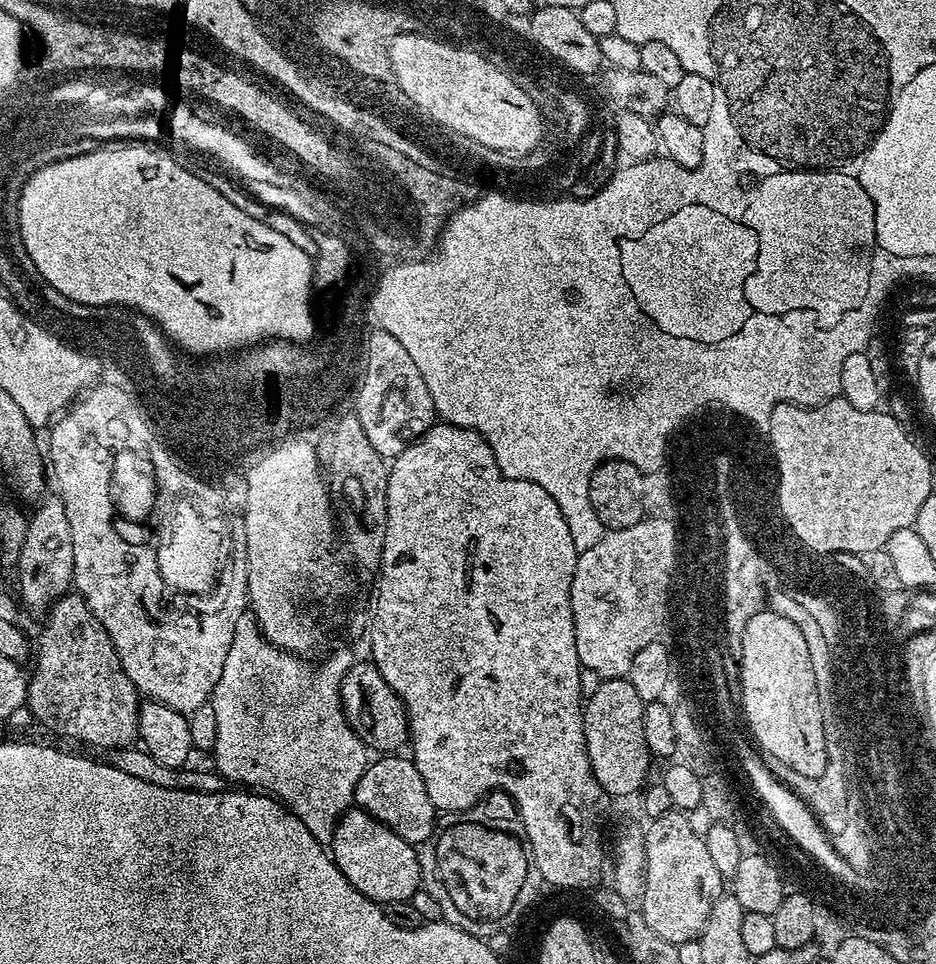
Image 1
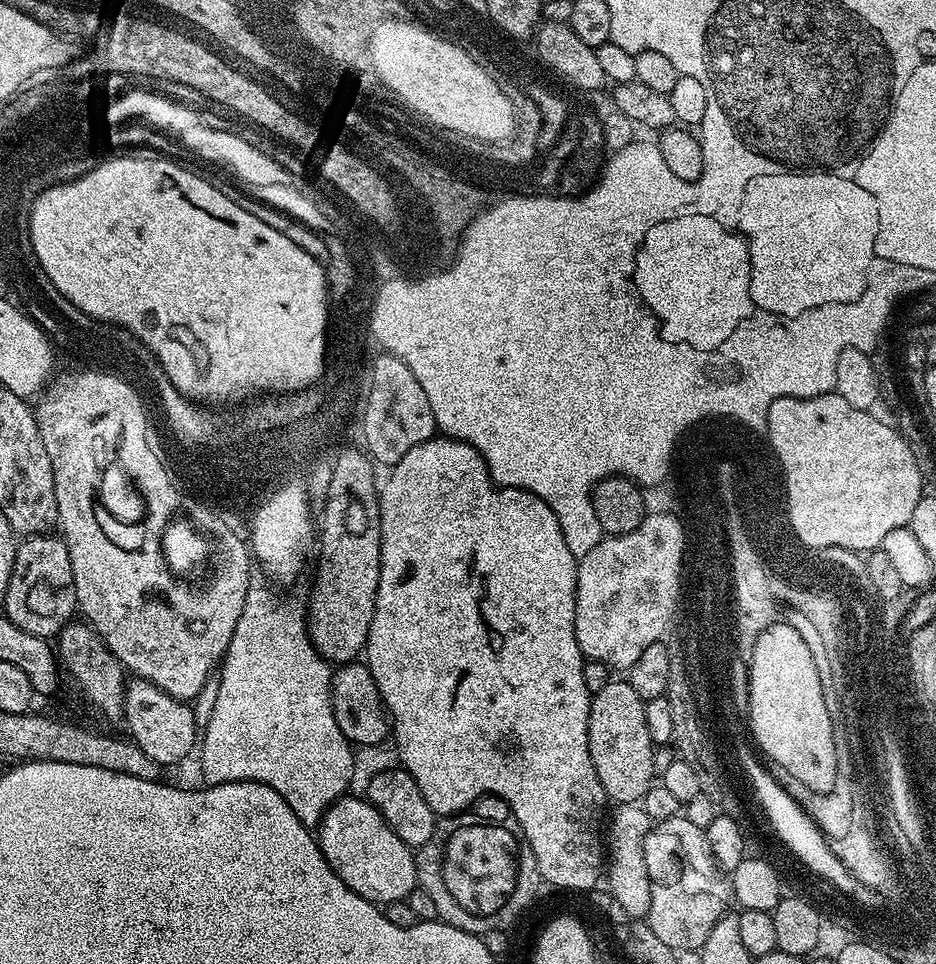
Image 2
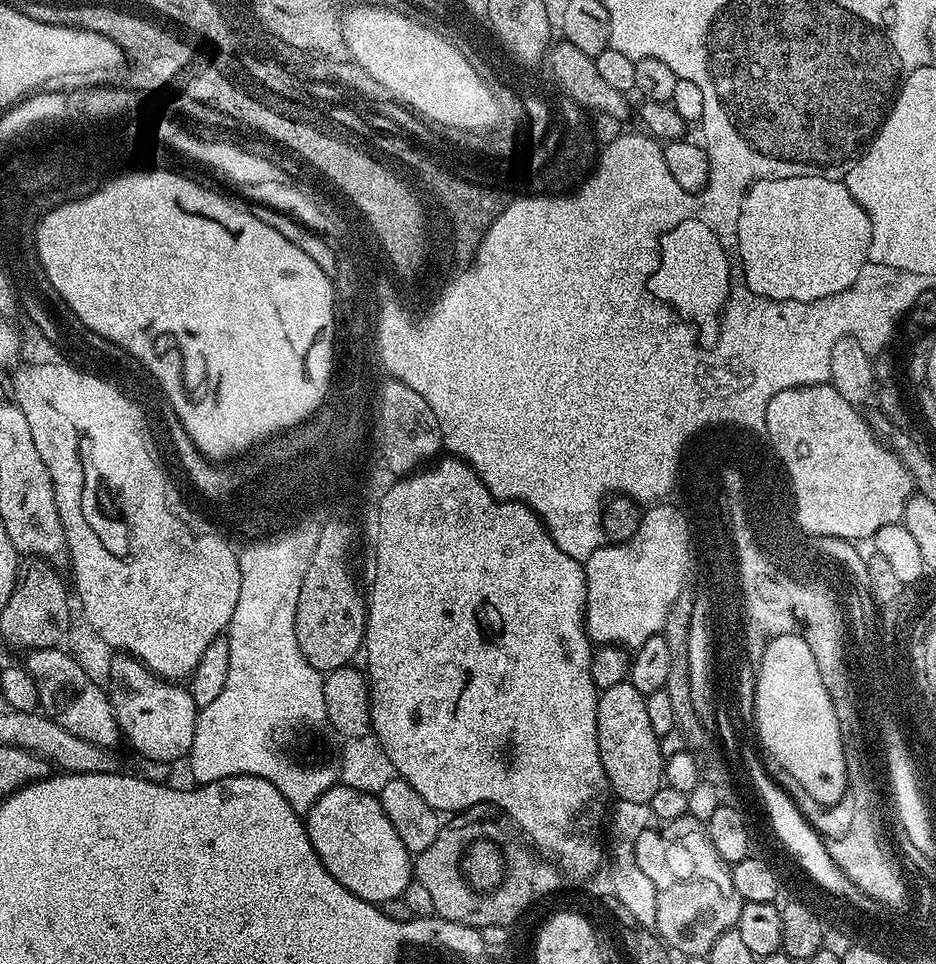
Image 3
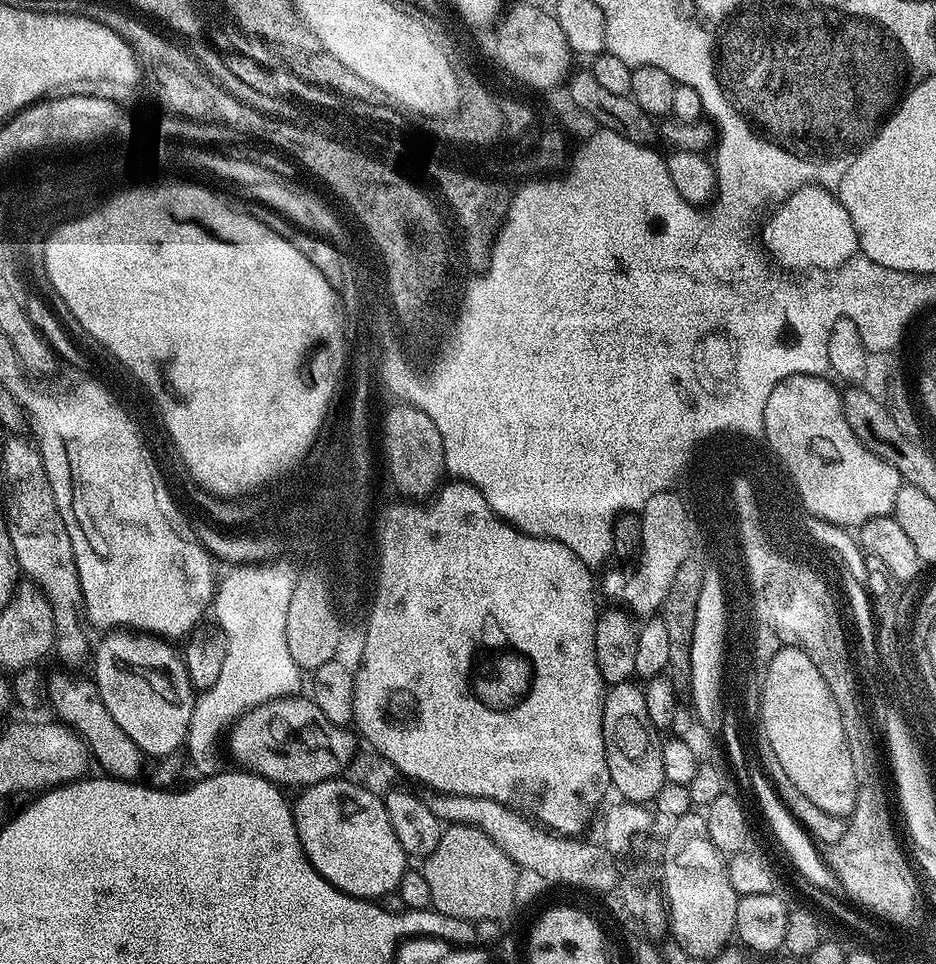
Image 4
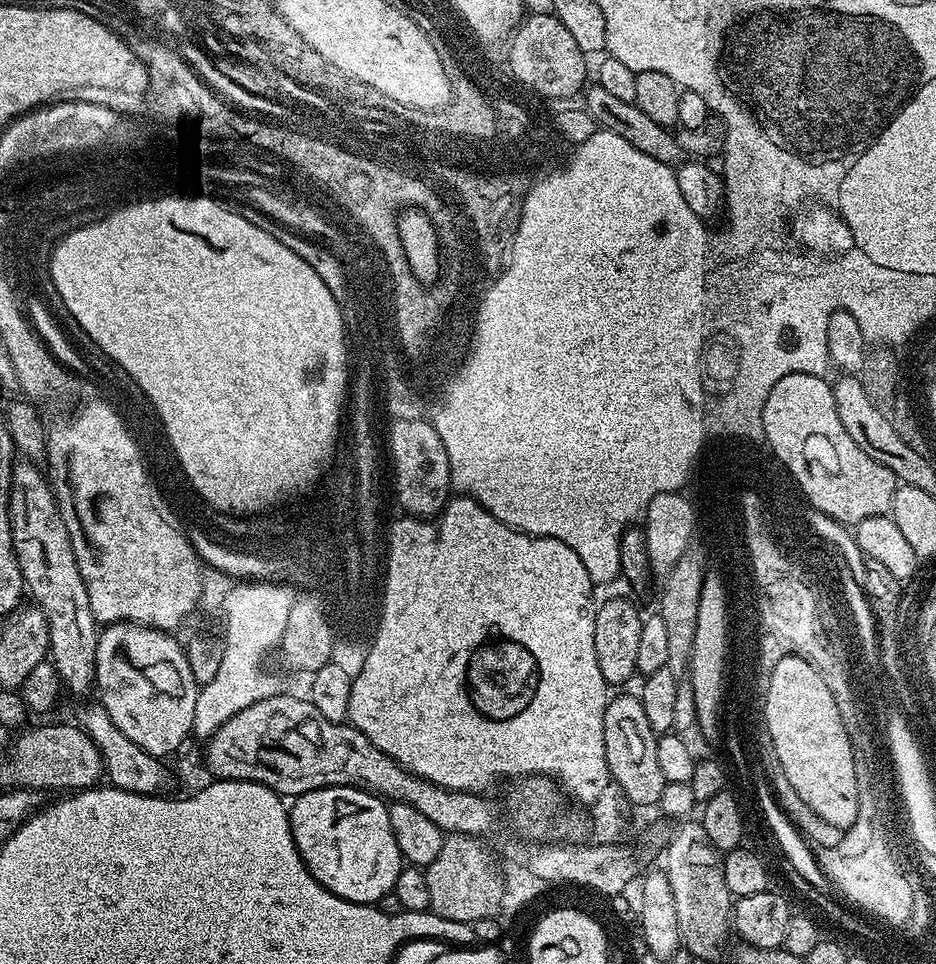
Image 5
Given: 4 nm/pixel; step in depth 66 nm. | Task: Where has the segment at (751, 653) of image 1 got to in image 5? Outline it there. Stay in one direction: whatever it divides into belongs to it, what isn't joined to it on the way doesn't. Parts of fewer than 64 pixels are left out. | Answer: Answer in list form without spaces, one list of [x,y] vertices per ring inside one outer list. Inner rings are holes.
[[[788,656],[778,662],[770,675],[769,689],[766,690],[764,702],[764,724],[768,728],[770,748],[782,764],[787,781],[798,790],[799,797],[818,818],[826,818],[830,826],[847,830],[858,818],[858,783],[854,774],[854,746],[844,729],[846,720],[840,716],[840,710],[830,694],[830,686],[822,682],[822,674],[809,660],[800,656]]]

